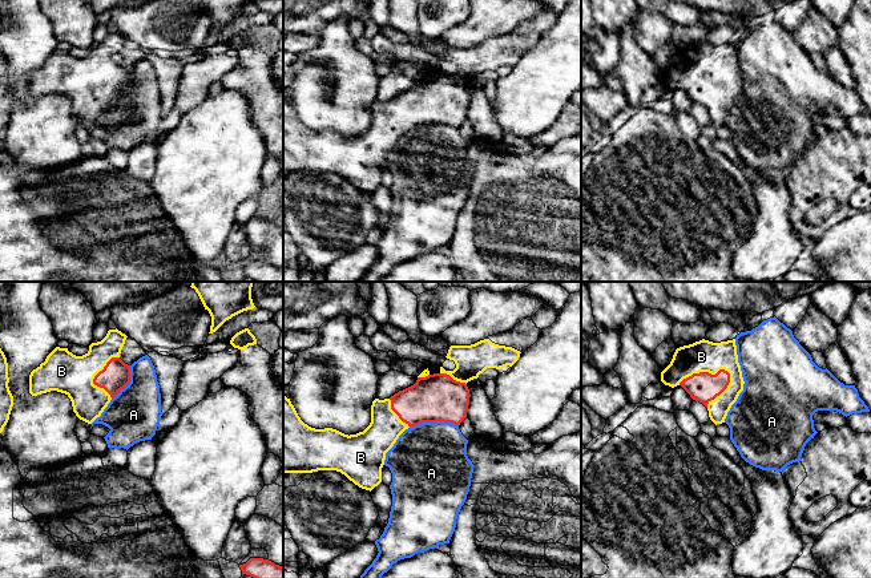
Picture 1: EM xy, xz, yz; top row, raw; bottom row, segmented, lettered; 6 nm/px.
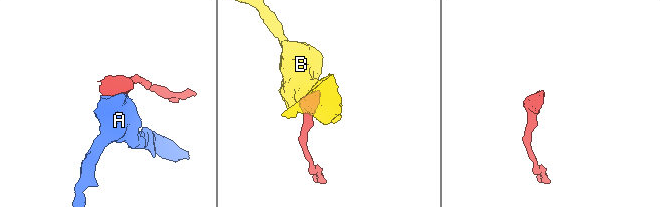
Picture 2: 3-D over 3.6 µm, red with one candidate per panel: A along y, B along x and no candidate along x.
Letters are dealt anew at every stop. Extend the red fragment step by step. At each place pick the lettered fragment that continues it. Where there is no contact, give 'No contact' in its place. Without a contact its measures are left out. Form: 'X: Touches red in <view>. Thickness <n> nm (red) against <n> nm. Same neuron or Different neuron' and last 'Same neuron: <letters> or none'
A: Touches red in xz. Thickness 280 nm (red) against 460 nm. Different neuron
B: Touches red in yz. Thickness 190 nm (red) against 190 nm. Same neuron
Same neuron: B

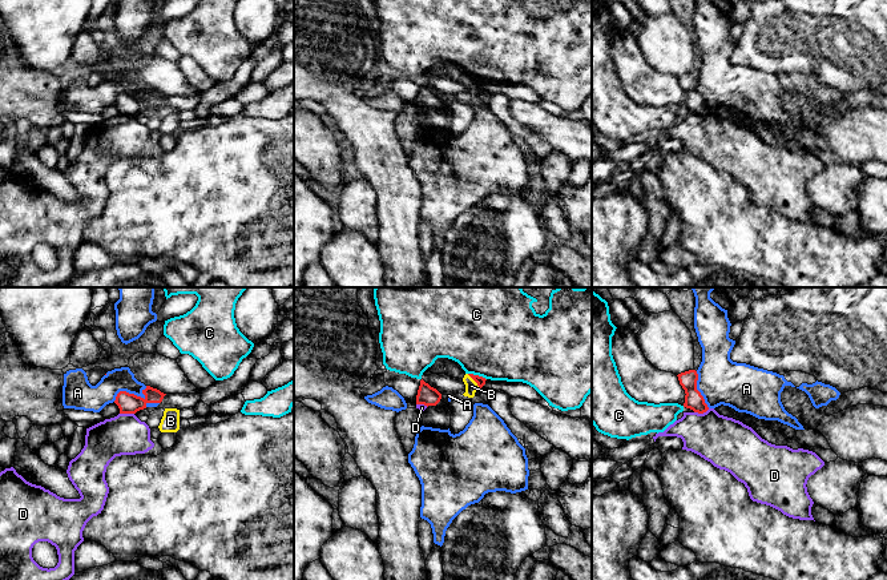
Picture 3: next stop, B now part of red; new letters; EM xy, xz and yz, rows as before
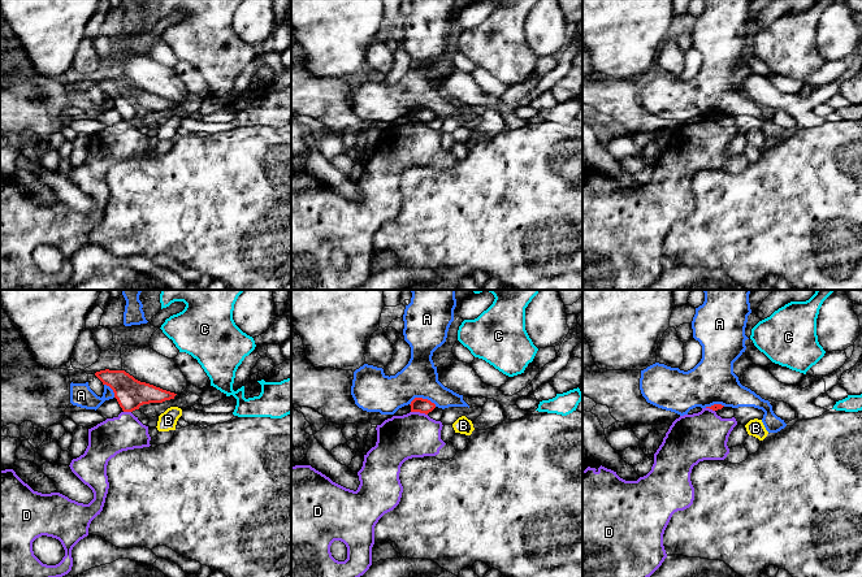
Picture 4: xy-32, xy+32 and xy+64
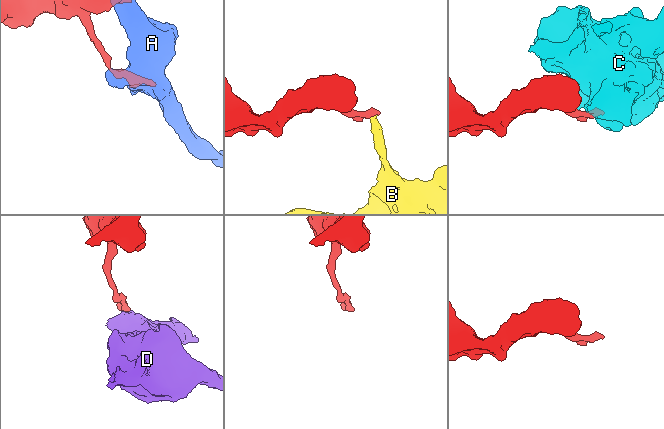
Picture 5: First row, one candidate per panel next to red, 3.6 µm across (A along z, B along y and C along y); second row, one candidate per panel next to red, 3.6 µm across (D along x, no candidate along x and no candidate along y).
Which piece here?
A: Touches red in xy. Thickness 130 nm (red) against 160 nm. Different neuron
B: Touches red in xz. Thickness 60 nm (red) against 80 nm. Different neuron
C: Touches red in xz. Thickness 60 nm (red) against 500 nm. Different neuron
D: Touches red in yz. Thickness 110 nm (red) against 300 nm. Different neuron
Same neuron: none

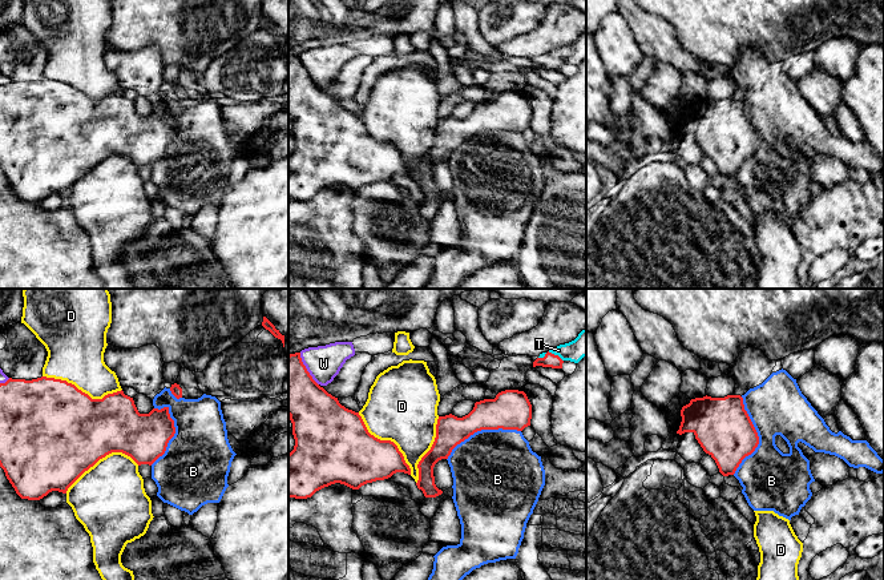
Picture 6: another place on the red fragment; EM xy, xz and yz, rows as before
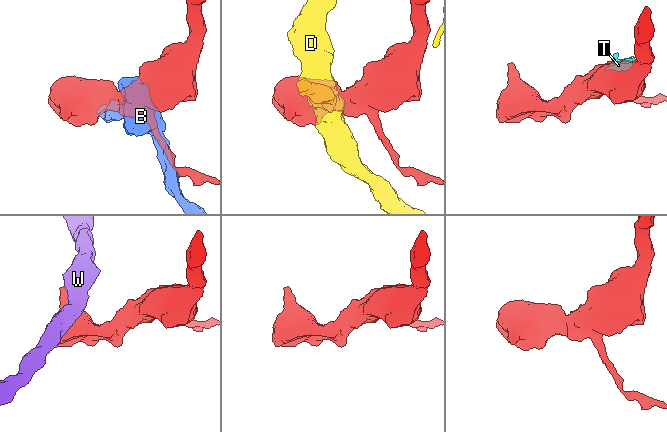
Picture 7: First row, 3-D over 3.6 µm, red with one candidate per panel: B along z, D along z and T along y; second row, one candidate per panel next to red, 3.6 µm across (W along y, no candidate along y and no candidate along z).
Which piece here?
B: Touches red in yz. Thickness 340 nm (red) against 340 nm. Different neuron
D: Touches red in xy. Thickness 500 nm (red) against 340 nm. Different neuron
T: Touches red in xz. Thickness 80 nm (red) against 140 nm. Same neuron
W: Touches red in xz. Thickness 320 nm (red) against 200 nm. Different neuron
Same neuron: T

